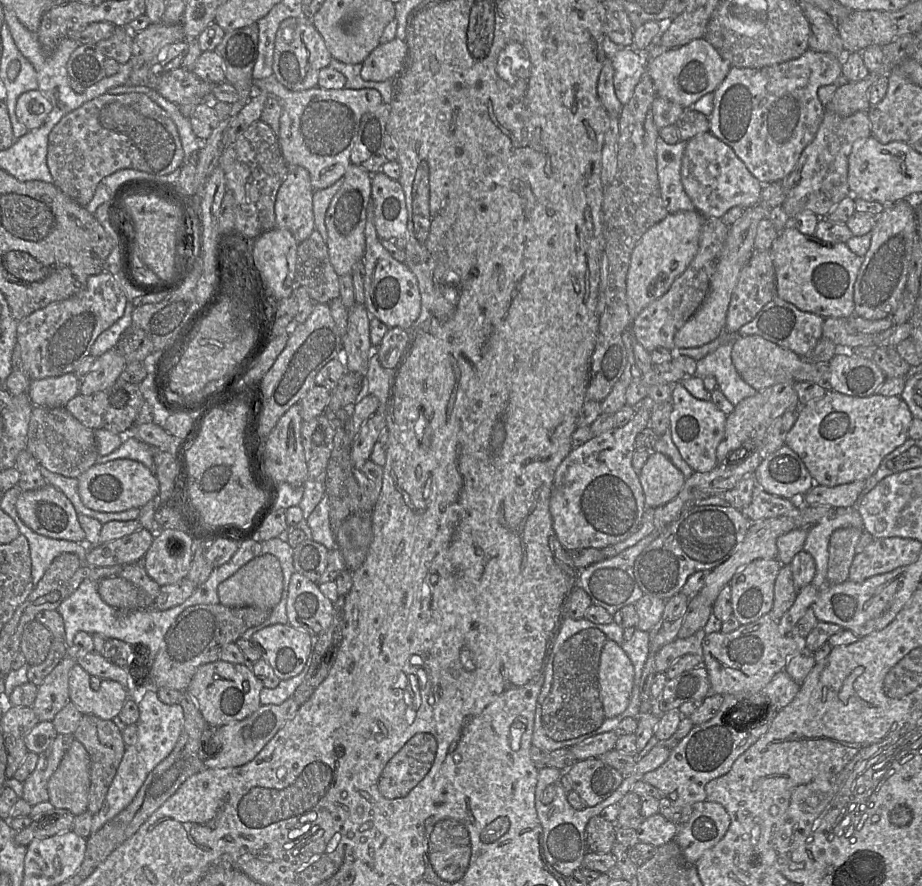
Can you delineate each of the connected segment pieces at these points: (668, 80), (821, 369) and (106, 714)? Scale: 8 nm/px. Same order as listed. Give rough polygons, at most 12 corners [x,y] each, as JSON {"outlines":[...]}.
{"outlines":[[[698,38],[651,58],[657,96],[690,109],[731,66]],[[758,335],[738,337],[731,359],[757,392],[784,382],[827,385],[814,363]],[[78,663],[70,671],[69,698],[83,715],[118,716],[127,690],[91,675]]]}

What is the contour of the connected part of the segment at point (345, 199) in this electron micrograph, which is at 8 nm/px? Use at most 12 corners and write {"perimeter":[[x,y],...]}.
{"perimeter":[[350,164],[327,209],[330,262],[352,274],[366,247],[372,174]]}

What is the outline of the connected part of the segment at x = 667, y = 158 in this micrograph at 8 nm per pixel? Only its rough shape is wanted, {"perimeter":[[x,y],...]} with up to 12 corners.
{"perimeter":[[657,140],[658,181],[669,214],[696,210],[681,180],[687,141]]}

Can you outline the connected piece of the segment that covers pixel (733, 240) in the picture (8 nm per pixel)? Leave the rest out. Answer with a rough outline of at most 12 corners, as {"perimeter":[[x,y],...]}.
{"perimeter":[[745,209],[729,227],[709,291],[676,332],[675,348],[723,331],[732,291],[768,210]]}

